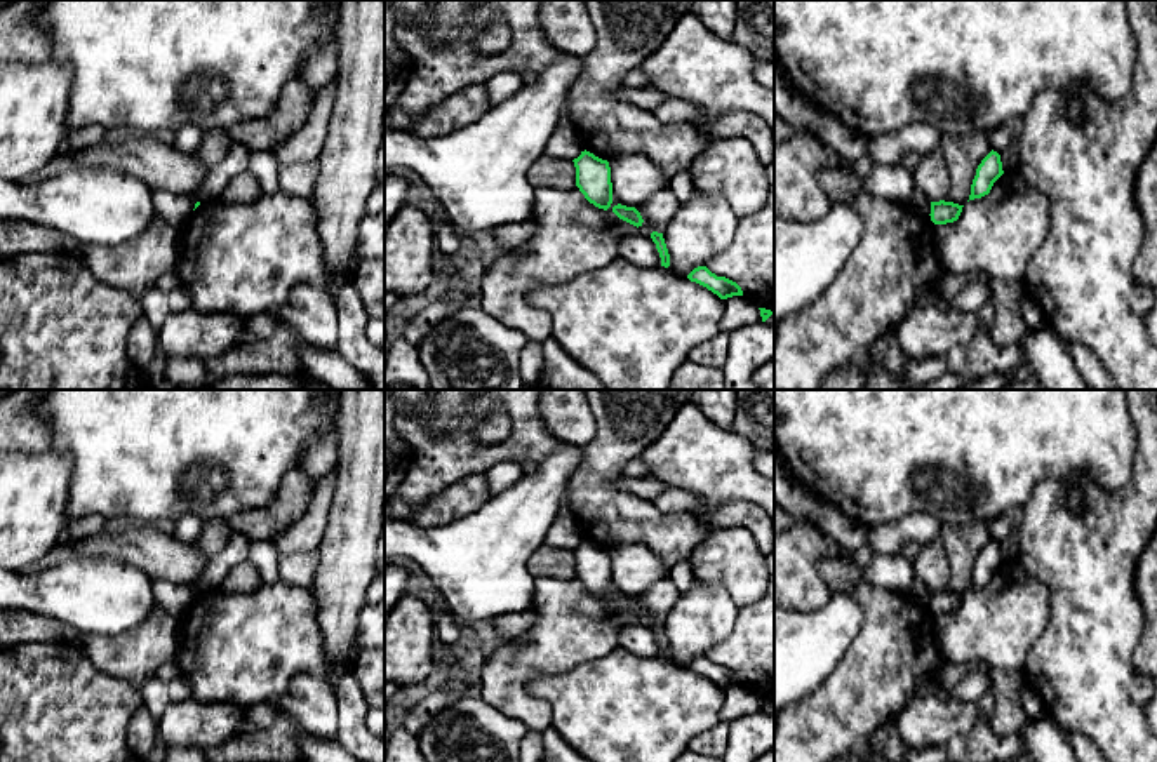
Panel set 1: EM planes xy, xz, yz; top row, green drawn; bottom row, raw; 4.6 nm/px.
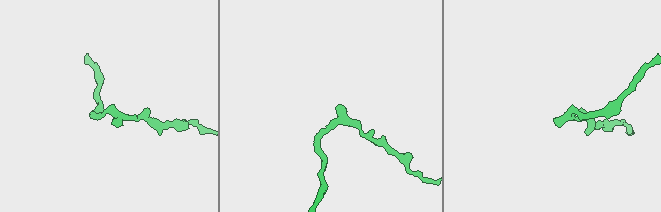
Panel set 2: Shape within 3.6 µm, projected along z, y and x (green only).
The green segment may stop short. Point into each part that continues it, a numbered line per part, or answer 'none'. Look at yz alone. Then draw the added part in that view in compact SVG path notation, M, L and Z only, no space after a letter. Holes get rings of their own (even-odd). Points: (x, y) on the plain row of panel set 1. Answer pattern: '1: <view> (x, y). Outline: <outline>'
none

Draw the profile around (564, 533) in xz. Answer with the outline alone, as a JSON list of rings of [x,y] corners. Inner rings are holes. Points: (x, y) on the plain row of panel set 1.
[[[564,492],[560,510],[545,538],[545,545],[553,548],[574,550],[585,541],[585,536],[574,518],[567,494]]]

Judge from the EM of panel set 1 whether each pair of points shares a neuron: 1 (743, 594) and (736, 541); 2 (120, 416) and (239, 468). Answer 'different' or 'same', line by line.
1: same
2: same

